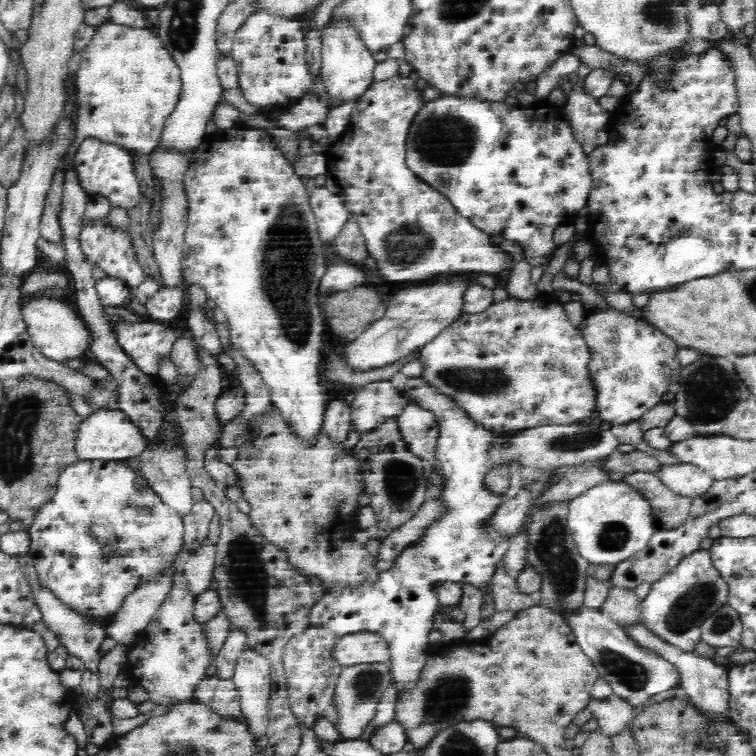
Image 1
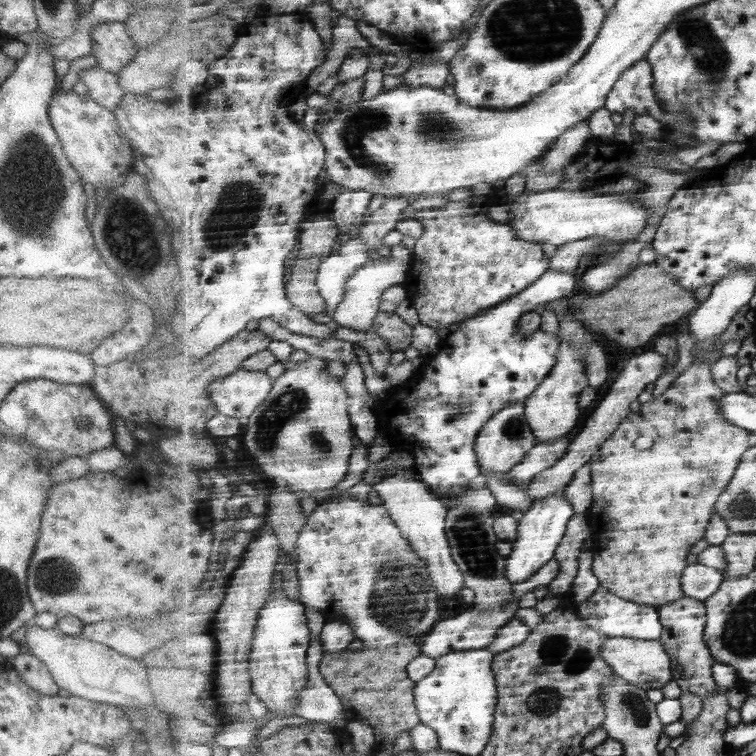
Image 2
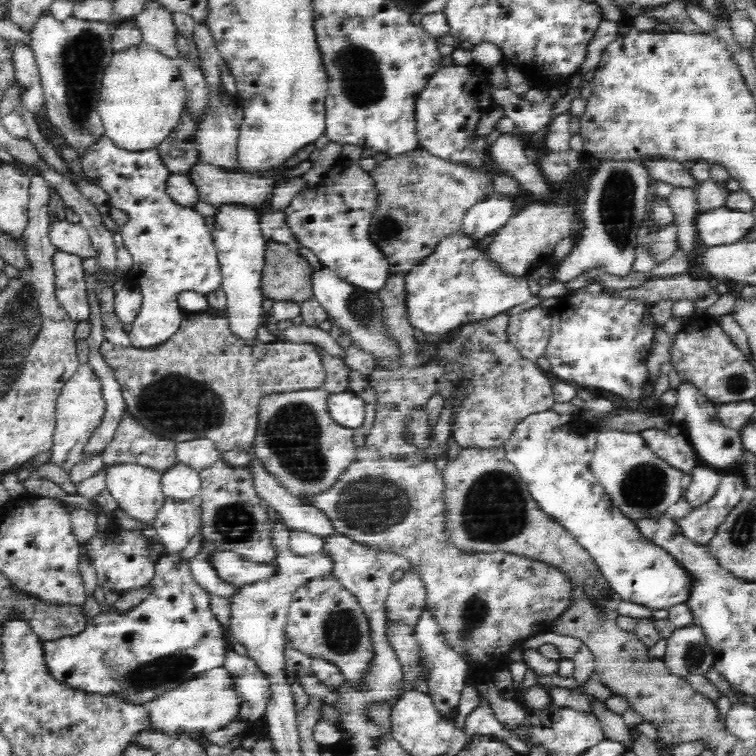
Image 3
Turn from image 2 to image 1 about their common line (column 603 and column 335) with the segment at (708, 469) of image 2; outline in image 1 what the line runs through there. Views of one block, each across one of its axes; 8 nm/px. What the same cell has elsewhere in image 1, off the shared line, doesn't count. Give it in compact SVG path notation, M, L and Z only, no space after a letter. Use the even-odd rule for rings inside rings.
M272 406L271 417L257 428L257 436L251 445L240 447L237 457L231 464L239 478L243 498L249 502L252 524L260 530L270 542L288 550L290 561L303 570L304 574L316 575L329 590L336 586L358 586L364 582L373 582L379 572L374 567L374 558L365 546L344 539L348 530L357 530L357 511L359 497L364 492L364 481L360 477L358 461L352 450L346 452L344 444L334 443L322 432L314 445L303 446L290 434L285 420Z

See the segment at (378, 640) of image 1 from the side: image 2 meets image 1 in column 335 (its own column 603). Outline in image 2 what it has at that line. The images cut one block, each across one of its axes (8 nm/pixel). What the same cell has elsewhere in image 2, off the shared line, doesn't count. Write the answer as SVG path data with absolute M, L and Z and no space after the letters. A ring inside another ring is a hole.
M606 638L601 646L601 657L619 676L623 676L629 684L635 684L643 690L661 688L674 680L673 661L660 640L639 640L637 638Z

